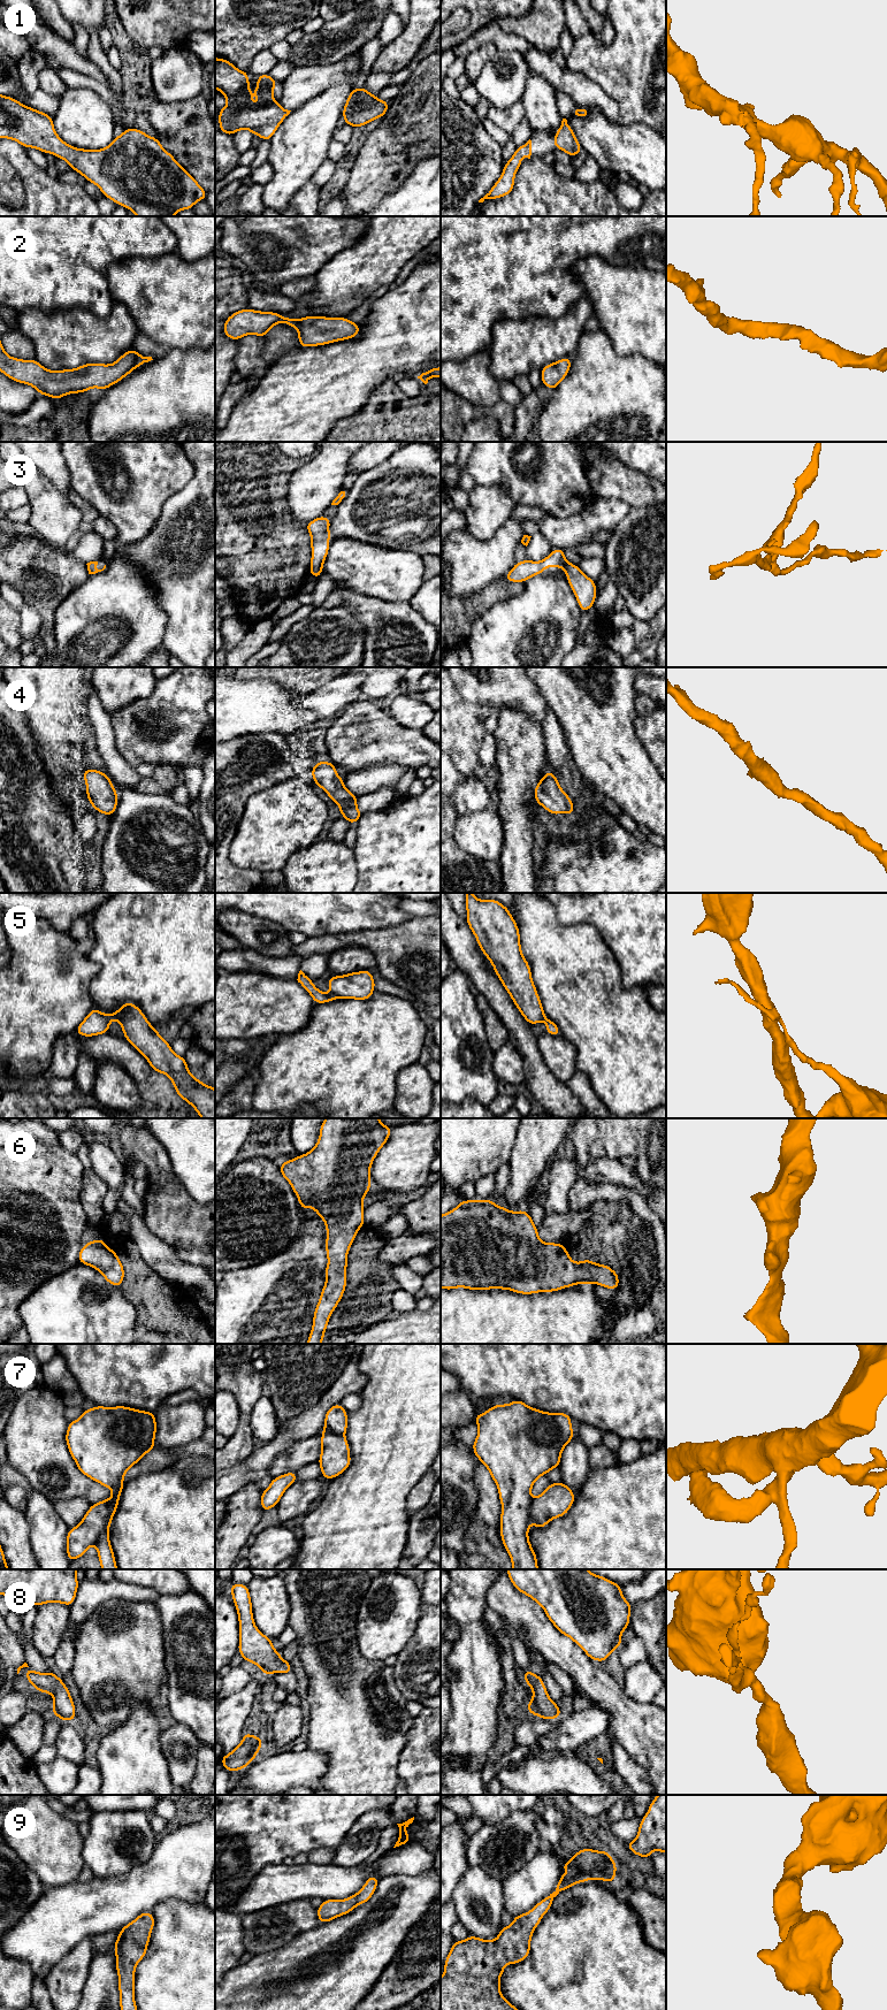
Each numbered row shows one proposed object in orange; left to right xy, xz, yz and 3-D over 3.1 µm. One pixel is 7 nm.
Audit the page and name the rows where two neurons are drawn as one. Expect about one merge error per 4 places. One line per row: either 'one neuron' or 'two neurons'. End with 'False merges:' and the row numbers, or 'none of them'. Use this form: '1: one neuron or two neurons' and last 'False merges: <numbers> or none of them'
1: one neuron
2: one neuron
3: one neuron
4: one neuron
5: two neurons
6: one neuron
7: two neurons
8: one neuron
9: one neuron
False merges: 5, 7

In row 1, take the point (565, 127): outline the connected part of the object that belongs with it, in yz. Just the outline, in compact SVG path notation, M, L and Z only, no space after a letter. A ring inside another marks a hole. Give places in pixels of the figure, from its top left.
M563 119L558 132L553 135L552 138L556 148L564 151L571 156L575 158L580 152L582 152L582 147L566 119Z

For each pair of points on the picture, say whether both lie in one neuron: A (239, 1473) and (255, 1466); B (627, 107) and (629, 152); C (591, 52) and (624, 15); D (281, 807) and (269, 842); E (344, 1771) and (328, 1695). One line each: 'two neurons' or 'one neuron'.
A: one neuron
B: two neurons
C: one neuron
D: one neuron
E: one neuron

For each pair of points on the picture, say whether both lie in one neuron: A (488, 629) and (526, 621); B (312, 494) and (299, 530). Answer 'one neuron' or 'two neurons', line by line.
A: one neuron
B: two neurons

